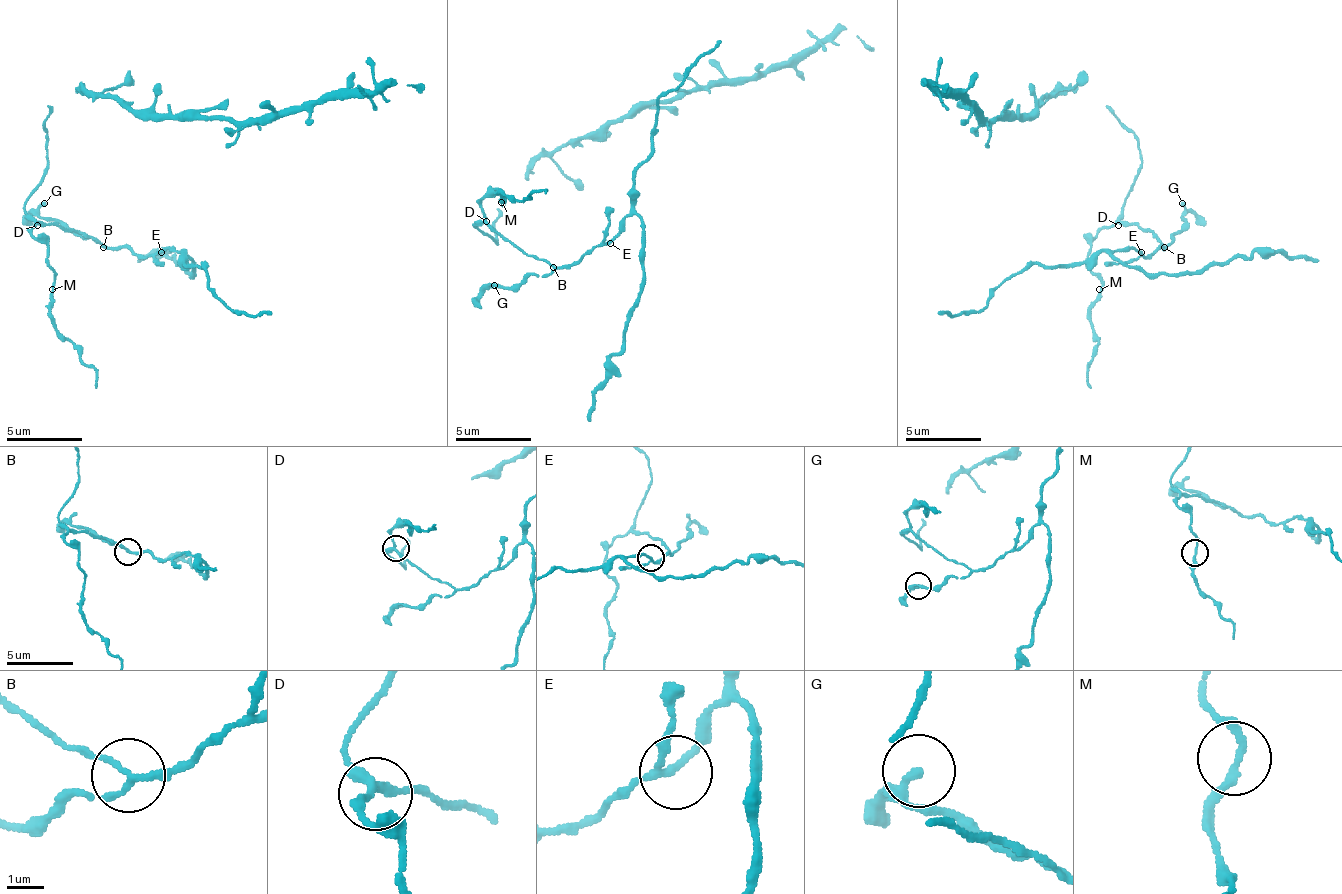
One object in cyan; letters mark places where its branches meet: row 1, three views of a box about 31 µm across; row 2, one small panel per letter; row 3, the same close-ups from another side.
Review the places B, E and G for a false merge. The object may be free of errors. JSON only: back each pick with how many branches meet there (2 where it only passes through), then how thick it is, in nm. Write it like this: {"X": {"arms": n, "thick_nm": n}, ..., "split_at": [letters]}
{"B": {"arms": 3, "thick_nm": 170}, "split_at": ["B"]}

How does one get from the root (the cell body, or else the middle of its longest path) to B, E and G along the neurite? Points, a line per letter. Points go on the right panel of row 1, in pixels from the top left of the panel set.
B: (1137, 142), (1141, 173), (1133, 191), (1122, 203), (1122, 222), (1148, 229), (1163, 248)
E: (1137, 142), (1141, 173), (1133, 191), (1122, 203), (1122, 222), (1148, 229), (1163, 244), (1152, 255), (1141, 252)
G: (1137, 142), (1141, 173), (1133, 191), (1122, 203), (1122, 222), (1133, 222), (1167, 244), (1186, 222), (1182, 203)

